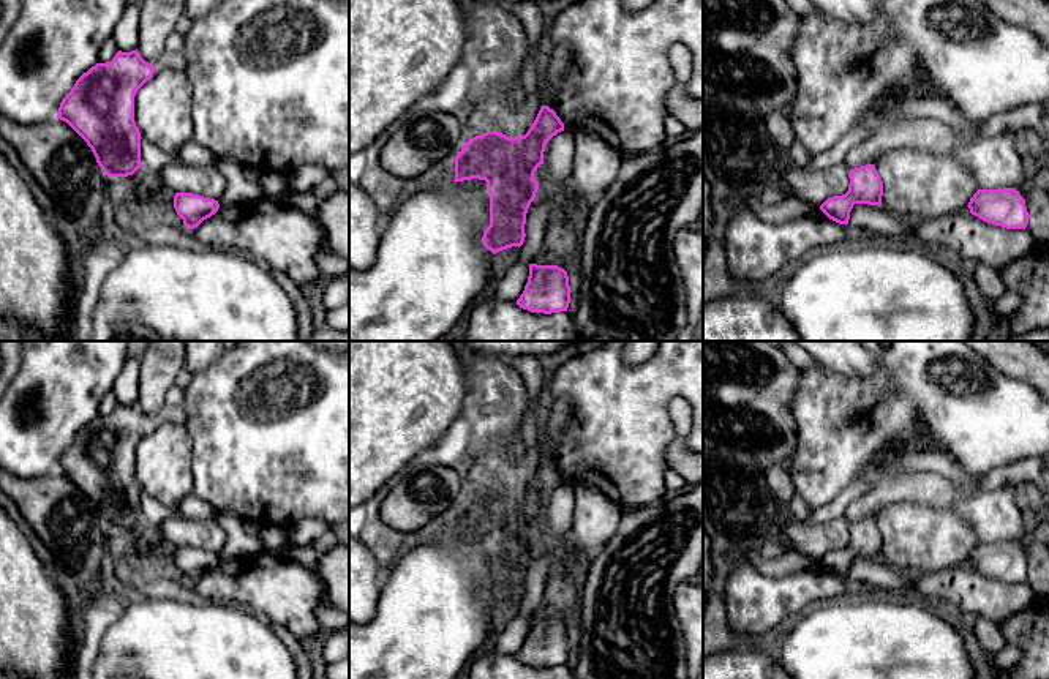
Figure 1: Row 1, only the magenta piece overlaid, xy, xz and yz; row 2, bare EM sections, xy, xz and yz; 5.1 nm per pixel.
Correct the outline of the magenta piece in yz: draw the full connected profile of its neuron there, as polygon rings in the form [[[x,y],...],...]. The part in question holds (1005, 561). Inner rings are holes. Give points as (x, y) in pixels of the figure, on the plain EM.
[[[1014,542],[978,543],[967,561],[979,573],[1006,583],[1025,583],[1028,578],[1025,553]]]

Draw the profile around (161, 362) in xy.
[[[150,341],[141,357],[137,406],[149,417],[161,414],[167,392],[185,368],[185,341]]]

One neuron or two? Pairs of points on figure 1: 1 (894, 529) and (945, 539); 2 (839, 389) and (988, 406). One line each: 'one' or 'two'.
1: one
2: one

